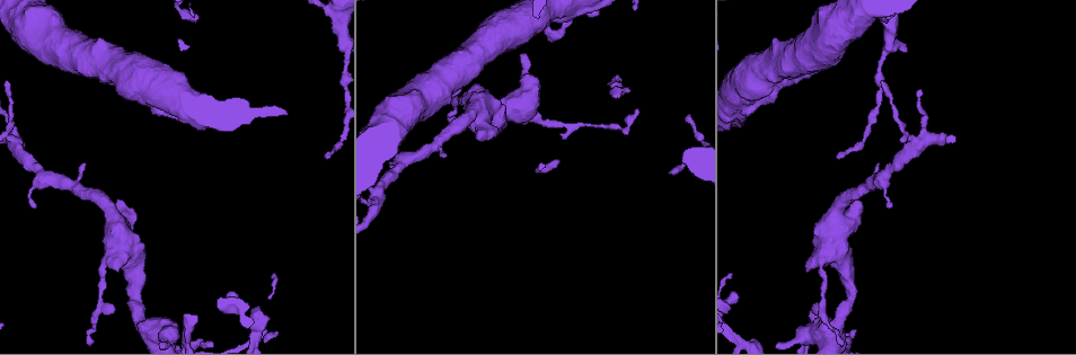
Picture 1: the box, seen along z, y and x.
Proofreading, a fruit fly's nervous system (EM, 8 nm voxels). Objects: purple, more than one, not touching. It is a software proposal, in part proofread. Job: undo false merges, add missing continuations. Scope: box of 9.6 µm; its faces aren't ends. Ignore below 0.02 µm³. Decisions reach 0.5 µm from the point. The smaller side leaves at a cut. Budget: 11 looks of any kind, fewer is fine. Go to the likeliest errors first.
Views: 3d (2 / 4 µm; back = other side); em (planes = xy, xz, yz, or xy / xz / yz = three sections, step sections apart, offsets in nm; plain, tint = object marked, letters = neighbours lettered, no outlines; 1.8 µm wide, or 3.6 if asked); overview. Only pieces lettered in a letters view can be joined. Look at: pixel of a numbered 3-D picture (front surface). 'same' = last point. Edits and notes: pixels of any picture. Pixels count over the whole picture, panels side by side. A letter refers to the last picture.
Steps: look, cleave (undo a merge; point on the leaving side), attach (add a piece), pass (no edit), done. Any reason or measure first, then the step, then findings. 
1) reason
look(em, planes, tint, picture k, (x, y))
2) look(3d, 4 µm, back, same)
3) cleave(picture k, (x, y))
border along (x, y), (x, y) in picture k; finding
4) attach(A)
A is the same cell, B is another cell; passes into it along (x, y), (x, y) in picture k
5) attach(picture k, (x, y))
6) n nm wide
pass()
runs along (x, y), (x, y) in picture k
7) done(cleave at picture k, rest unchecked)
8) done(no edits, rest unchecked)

thin end
look(em, xy, step 4, tint, picture 1, (813, 305))

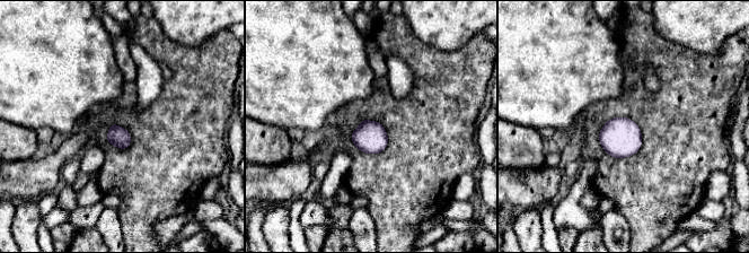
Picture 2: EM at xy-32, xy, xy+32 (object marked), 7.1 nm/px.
look(em, planes, letters, same)

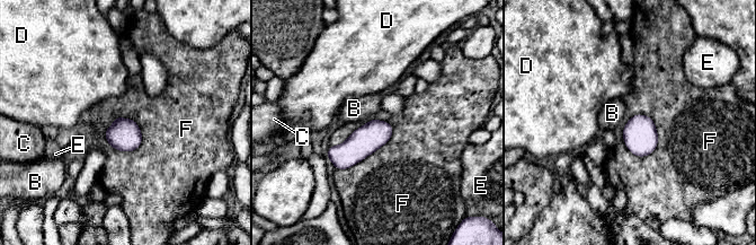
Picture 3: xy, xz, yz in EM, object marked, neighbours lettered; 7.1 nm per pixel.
200 nm wide
pass()
B, C, D, E and F are other cells; border along (636, 113), (657, 132), (645, 157) in picture 3; no lettered piece goes on from it

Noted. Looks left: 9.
free end
look(em, xz, step 16, letters, picture 1, (734, 294))

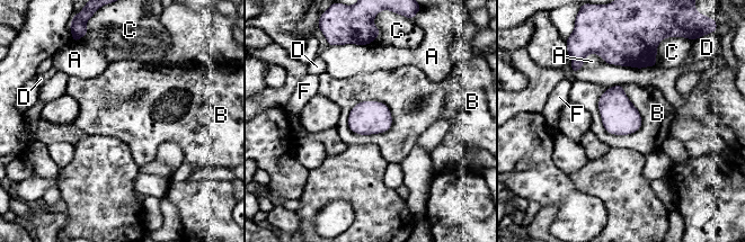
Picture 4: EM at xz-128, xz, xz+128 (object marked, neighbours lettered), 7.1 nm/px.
B touches over 380 nm
pass()
A, B, C, D and F are other cells; border along (609, 87), (603, 127), (635, 133) in picture 4; none of them fits

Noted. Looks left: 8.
thin end
look(em, planes, letters, picture 1, (836, 158))

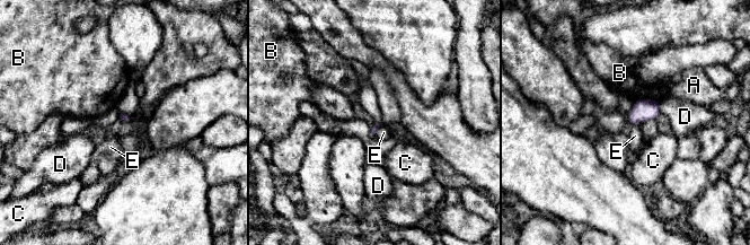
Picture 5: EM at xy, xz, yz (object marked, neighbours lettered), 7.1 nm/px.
pass()
A, B, C, D and E are other cells; none of them fits

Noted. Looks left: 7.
end of a long branch
look(em, yz, step 4, letters, picture 1, (277, 332))

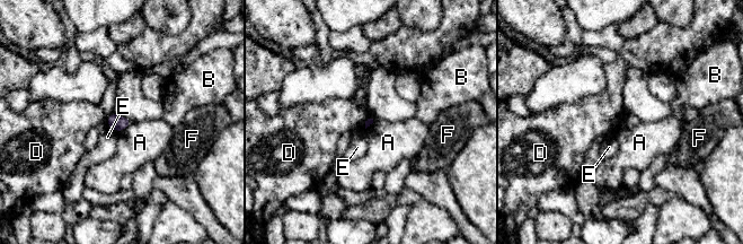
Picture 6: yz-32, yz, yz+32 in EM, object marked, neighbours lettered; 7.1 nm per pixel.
cut it another way
look(em, xy, step 8, letters, same)

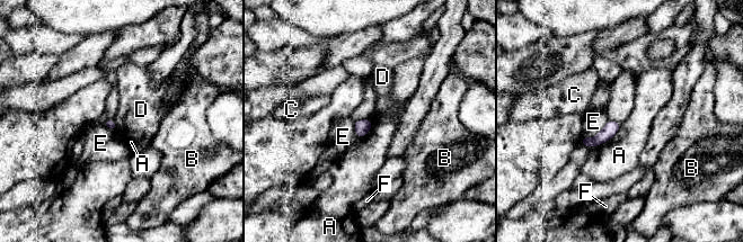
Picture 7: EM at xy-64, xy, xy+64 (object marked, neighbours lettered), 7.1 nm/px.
pass()
A, B, C, D, E and F are other cells; border along (620, 124), (610, 139), (590, 149) in picture 7; no lettered piece goes on from it

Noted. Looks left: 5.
done(no edits, rest unchecked)

